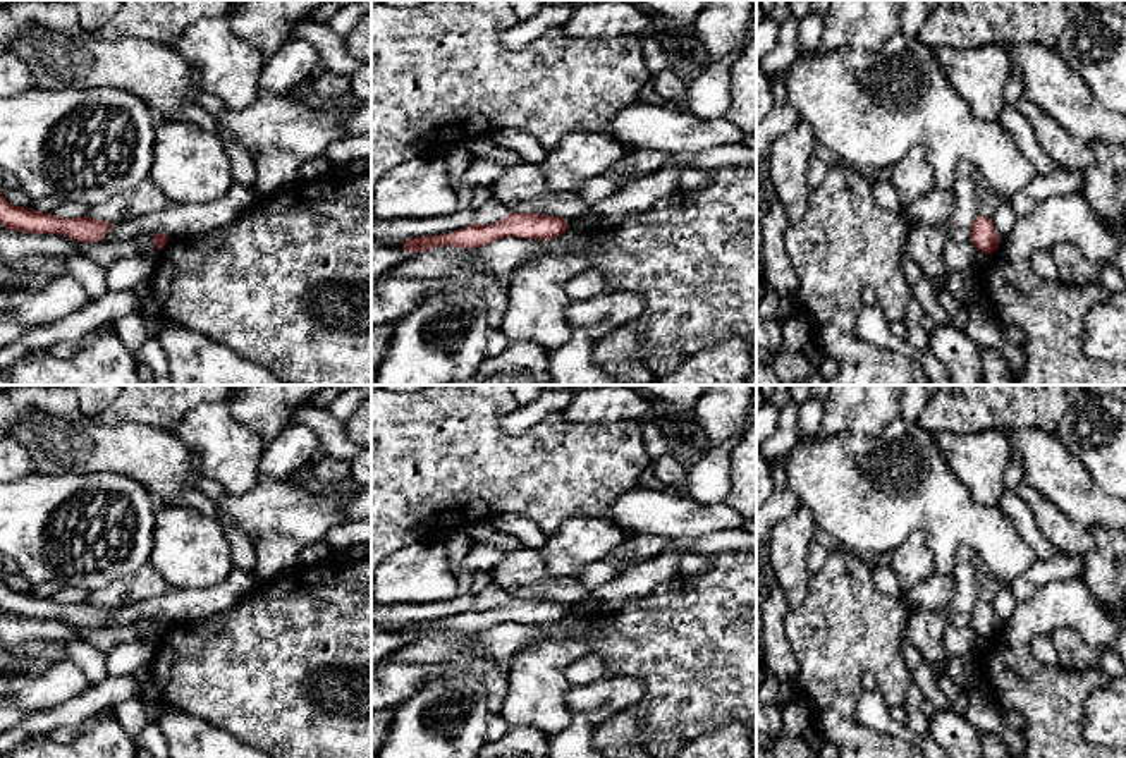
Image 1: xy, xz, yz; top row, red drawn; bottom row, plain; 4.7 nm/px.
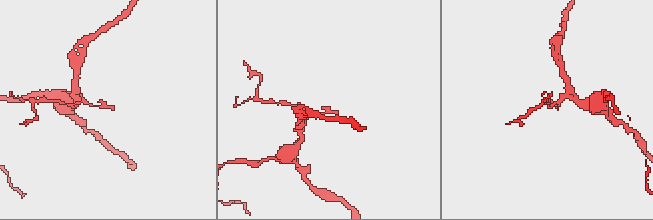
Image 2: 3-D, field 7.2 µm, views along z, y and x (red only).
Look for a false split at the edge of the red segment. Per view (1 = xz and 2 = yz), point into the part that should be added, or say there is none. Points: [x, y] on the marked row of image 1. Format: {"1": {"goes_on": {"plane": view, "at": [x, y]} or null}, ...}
{"1": {"goes_on": null}, "2": {"goes_on": null}}

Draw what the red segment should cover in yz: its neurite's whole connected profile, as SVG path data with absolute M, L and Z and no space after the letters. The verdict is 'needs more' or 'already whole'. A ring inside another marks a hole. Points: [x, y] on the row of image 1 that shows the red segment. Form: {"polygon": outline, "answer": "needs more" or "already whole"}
{"polygon": "M978 215L970 229L970 241L978 251L992 254L997 249L1001 237L995 234L994 223L988 217Z", "answer": "already whole"}

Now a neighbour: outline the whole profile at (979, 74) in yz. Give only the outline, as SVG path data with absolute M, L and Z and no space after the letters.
M1002 45L971 48L939 46L935 58L951 86L968 101L971 112L982 120L999 120L1004 88L1013 69Z

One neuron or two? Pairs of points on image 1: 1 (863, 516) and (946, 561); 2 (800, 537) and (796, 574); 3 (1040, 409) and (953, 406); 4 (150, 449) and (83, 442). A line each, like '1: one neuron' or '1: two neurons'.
1: one neuron
2: one neuron
3: one neuron
4: one neuron

